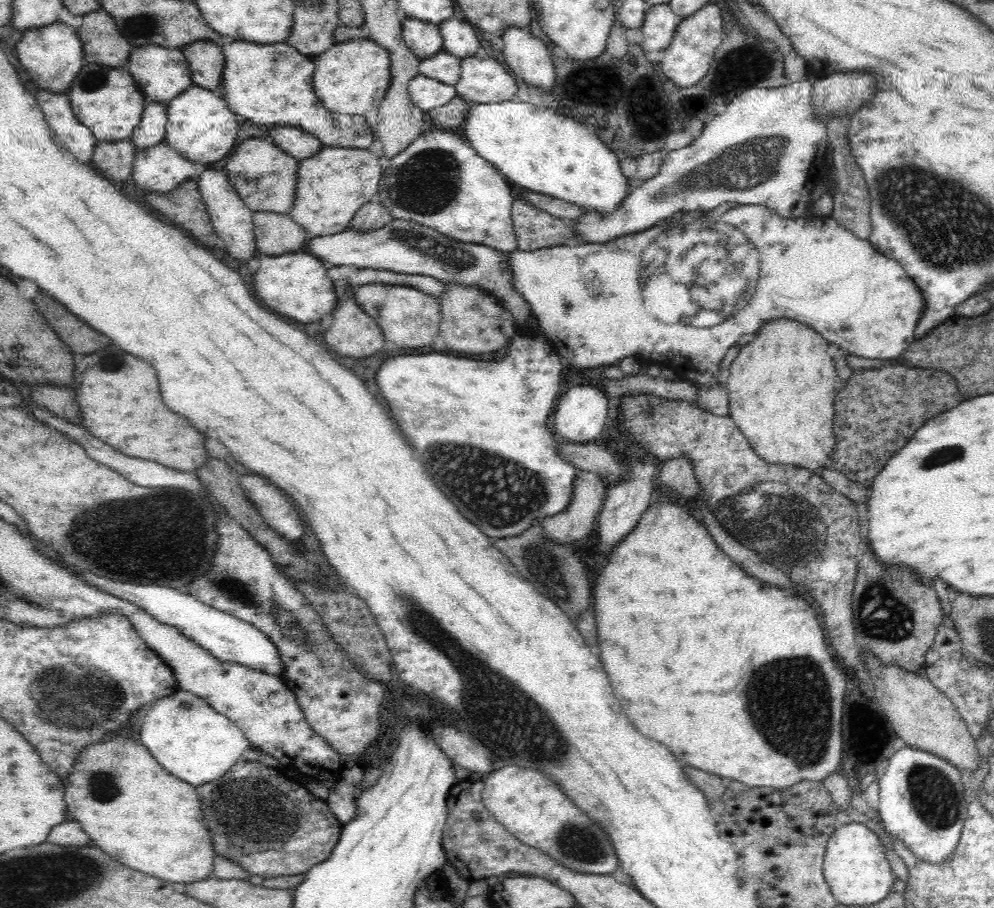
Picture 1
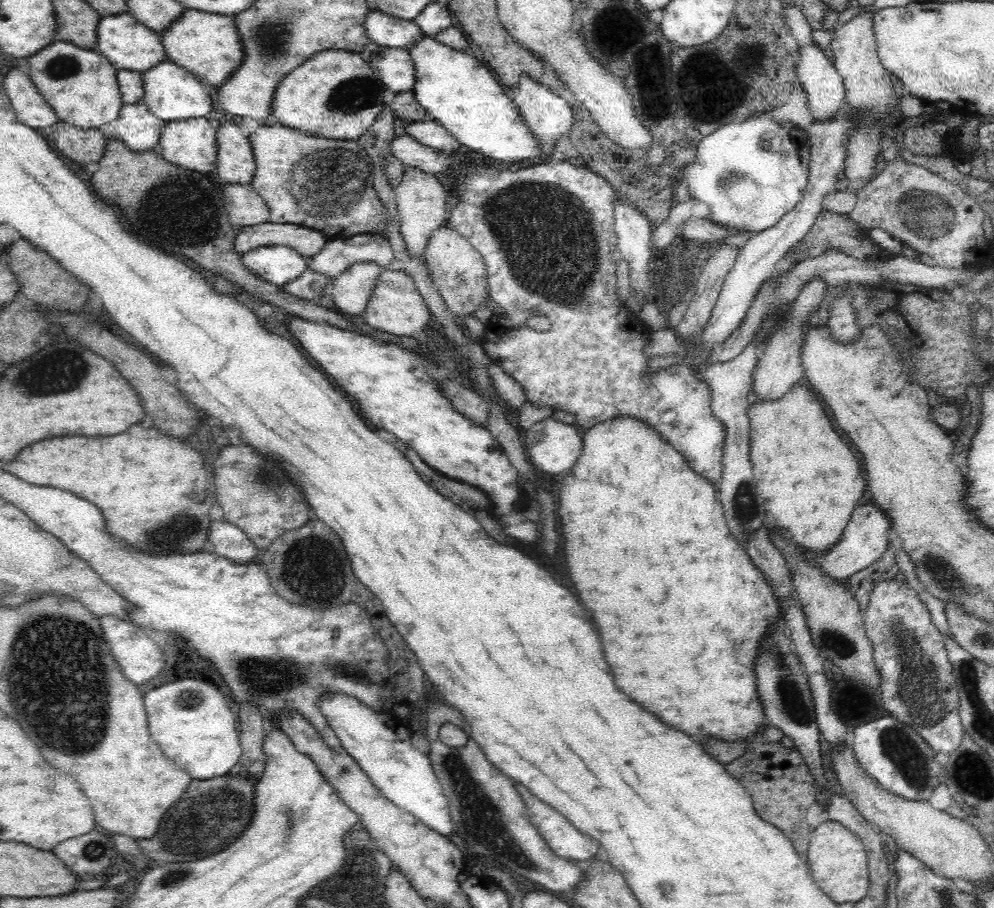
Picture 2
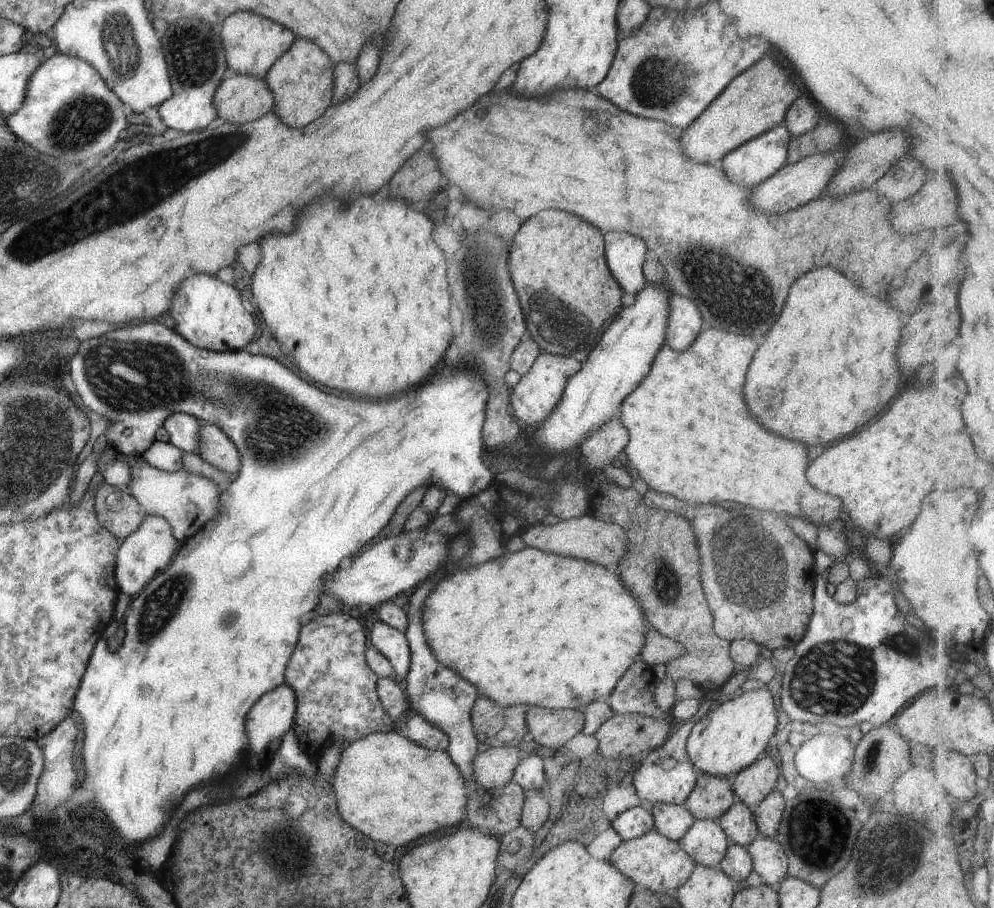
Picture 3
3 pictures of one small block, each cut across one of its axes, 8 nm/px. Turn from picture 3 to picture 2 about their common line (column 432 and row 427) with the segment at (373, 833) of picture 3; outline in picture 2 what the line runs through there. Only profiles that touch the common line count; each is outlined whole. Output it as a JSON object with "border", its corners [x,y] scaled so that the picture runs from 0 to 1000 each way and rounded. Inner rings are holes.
{"border":[[[809,422],[794,430],[783,443],[765,443],[753,450],[755,507],[762,543],[770,551],[773,572],[793,589],[801,600],[808,601],[813,611],[830,611],[841,598],[856,572],[858,562],[869,542],[871,530],[865,525],[865,511],[855,493],[837,474],[823,436]]]}

